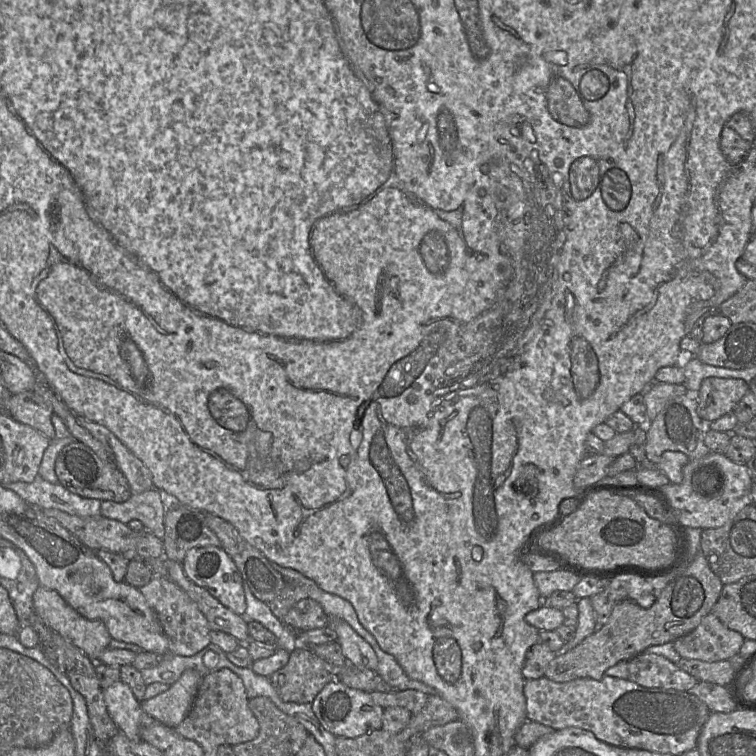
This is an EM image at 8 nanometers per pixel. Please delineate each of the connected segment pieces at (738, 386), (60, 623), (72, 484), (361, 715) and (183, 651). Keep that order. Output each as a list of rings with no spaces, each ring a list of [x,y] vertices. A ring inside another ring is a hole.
[[[706,378],[695,393],[697,414],[703,422],[711,423],[732,412],[748,390],[748,384],[742,379]]]
[[[39,586],[33,595],[34,612],[54,631],[81,649],[90,659],[97,662],[100,655],[109,648],[112,640],[106,625],[100,620],[89,620],[71,607],[56,592]]]
[[[80,441],[72,442],[62,449],[55,462],[55,473],[59,483],[70,492],[84,498],[122,503],[132,495],[125,476],[115,463],[102,460],[90,447]]]
[[[338,680],[324,686],[312,702],[312,709],[321,724],[336,737],[355,738],[382,729],[384,709],[373,701],[370,693],[348,687]]]
[[[154,576],[145,586],[139,588],[147,604],[157,615],[168,640],[168,653],[180,656],[194,656],[211,643],[208,621],[197,604],[177,584],[166,576]]]

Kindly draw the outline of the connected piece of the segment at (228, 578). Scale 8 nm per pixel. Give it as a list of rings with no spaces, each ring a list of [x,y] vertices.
[[[205,546],[190,549],[183,560],[182,566],[186,576],[196,585],[207,590],[225,607],[243,616],[246,613],[246,598],[243,579],[233,559],[222,547]]]

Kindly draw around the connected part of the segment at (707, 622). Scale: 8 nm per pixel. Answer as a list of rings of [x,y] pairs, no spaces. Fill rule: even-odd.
[[[710,612],[695,629],[673,644],[682,658],[715,662],[738,654],[744,640],[742,634],[728,628]]]

